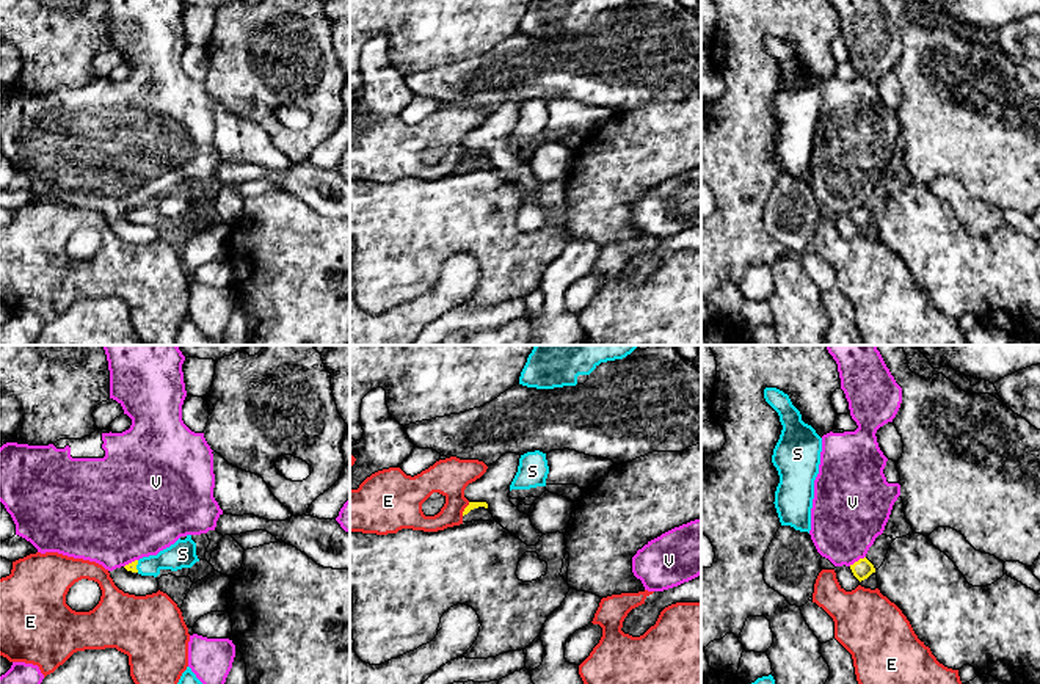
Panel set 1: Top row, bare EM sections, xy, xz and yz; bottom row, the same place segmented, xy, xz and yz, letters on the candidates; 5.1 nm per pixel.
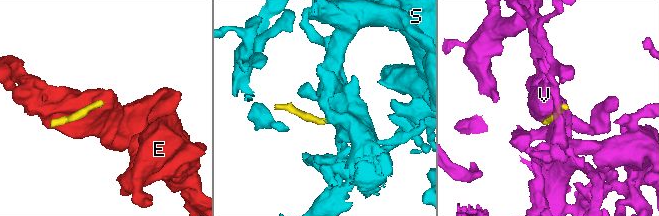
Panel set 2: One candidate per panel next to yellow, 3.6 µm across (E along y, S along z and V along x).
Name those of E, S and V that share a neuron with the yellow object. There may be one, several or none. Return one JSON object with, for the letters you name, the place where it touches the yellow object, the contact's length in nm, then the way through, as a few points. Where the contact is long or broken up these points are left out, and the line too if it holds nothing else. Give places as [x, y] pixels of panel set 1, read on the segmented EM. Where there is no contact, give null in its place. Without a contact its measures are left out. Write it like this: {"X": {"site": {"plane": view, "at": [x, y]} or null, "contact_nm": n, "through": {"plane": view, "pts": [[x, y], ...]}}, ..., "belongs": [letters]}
{"S": {"site": {"plane": "xy", "at": [135, 567]}, "contact_nm": 60, "through": {"plane": "xy", "pts": [[132, 567], [135, 567], [149, 567], [182, 554]]}}, "belongs": ["S"]}

